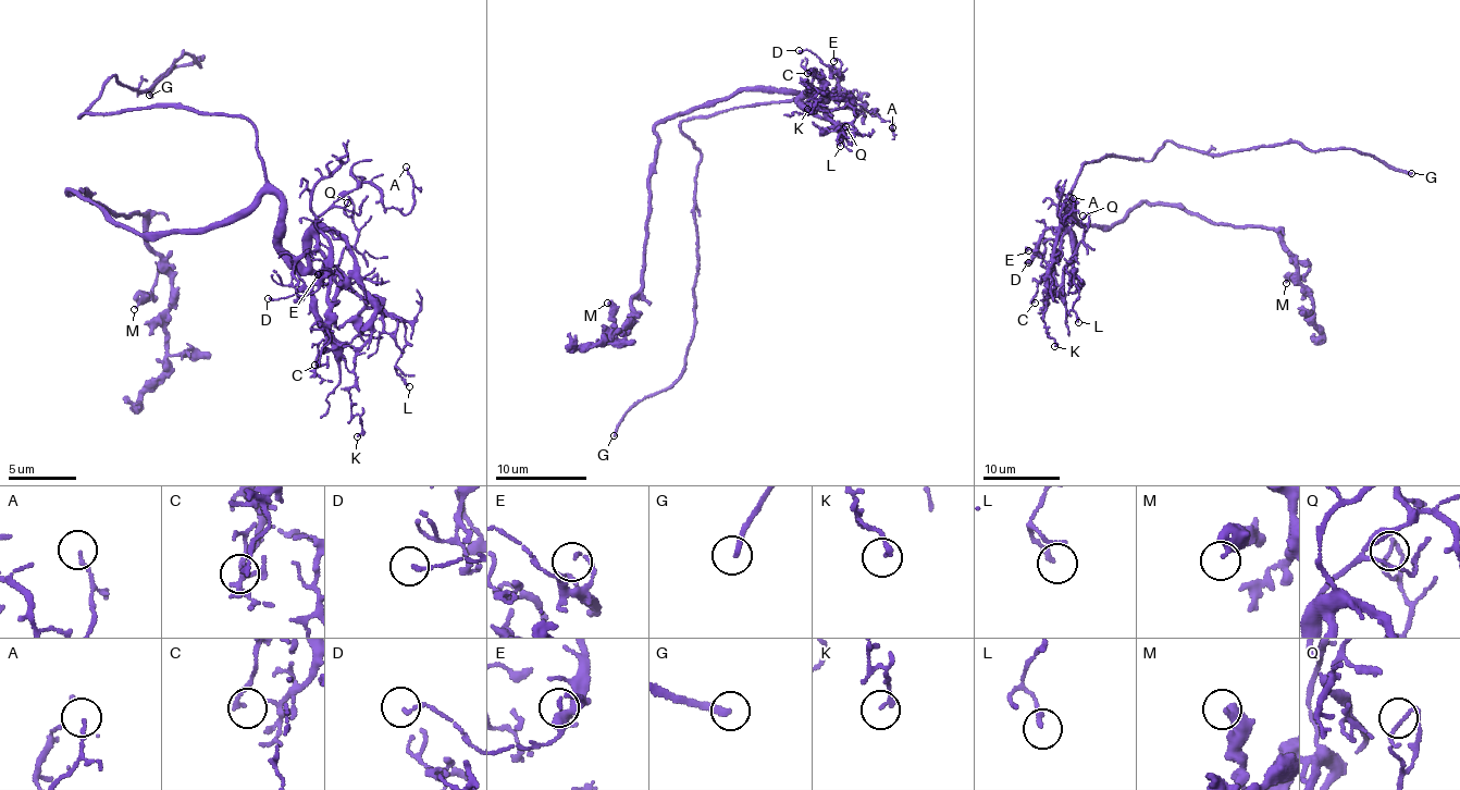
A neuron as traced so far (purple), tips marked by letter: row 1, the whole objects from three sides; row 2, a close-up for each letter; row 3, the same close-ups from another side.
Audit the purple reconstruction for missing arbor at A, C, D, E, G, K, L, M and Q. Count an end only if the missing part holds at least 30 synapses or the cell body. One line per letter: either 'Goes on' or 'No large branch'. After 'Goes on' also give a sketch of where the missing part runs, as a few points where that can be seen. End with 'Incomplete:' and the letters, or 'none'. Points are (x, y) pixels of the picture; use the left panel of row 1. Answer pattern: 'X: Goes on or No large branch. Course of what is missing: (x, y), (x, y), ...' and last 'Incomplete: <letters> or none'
A: No large branch
C: No large branch
D: No large branch
E: No large branch
G: Goes on. Course of what is missing: (149, 95), (183, 136), (225, 144), (240, 165), (236, 172)
K: No large branch
L: No large branch
M: No large branch
Q: No large branch
Incomplete: G

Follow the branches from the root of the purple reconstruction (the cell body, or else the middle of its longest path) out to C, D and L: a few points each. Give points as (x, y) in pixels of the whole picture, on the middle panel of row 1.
C: (807, 93), (812, 91), (800, 100), (807, 108), (828, 97), (823, 93), (823, 78), (807, 73)
D: (807, 93), (812, 91), (802, 102), (816, 107), (837, 94), (842, 76), (808, 50), (799, 50)
L: (807, 93), (812, 91), (802, 102), (849, 131), (852, 140), (848, 144), (840, 135), (837, 138), (840, 146)

